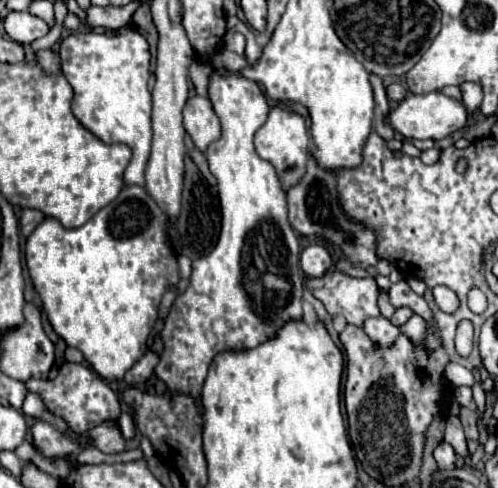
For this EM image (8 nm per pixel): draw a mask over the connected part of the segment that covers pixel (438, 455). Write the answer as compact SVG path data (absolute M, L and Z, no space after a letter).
M446 441L438 443L438 447L434 451L434 459L440 469L454 469L456 467L456 453L454 453L452 445Z

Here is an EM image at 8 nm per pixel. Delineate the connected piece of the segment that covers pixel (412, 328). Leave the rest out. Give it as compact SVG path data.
M412 315L404 325L402 325L402 333L410 335L412 339L420 339L424 335L426 329L426 321L420 315Z

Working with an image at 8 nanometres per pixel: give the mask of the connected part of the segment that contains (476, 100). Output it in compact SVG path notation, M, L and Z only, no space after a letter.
M462 83L460 91L462 91L462 101L468 115L474 115L482 103L482 87L478 83Z

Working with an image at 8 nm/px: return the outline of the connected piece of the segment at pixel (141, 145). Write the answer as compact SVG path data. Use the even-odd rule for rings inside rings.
M130 25L110 33L90 33L90 39L62 39L62 71L74 89L72 113L104 143L126 143L132 149L124 181L144 185L144 169L150 157L152 97L148 91L150 53L146 39Z

